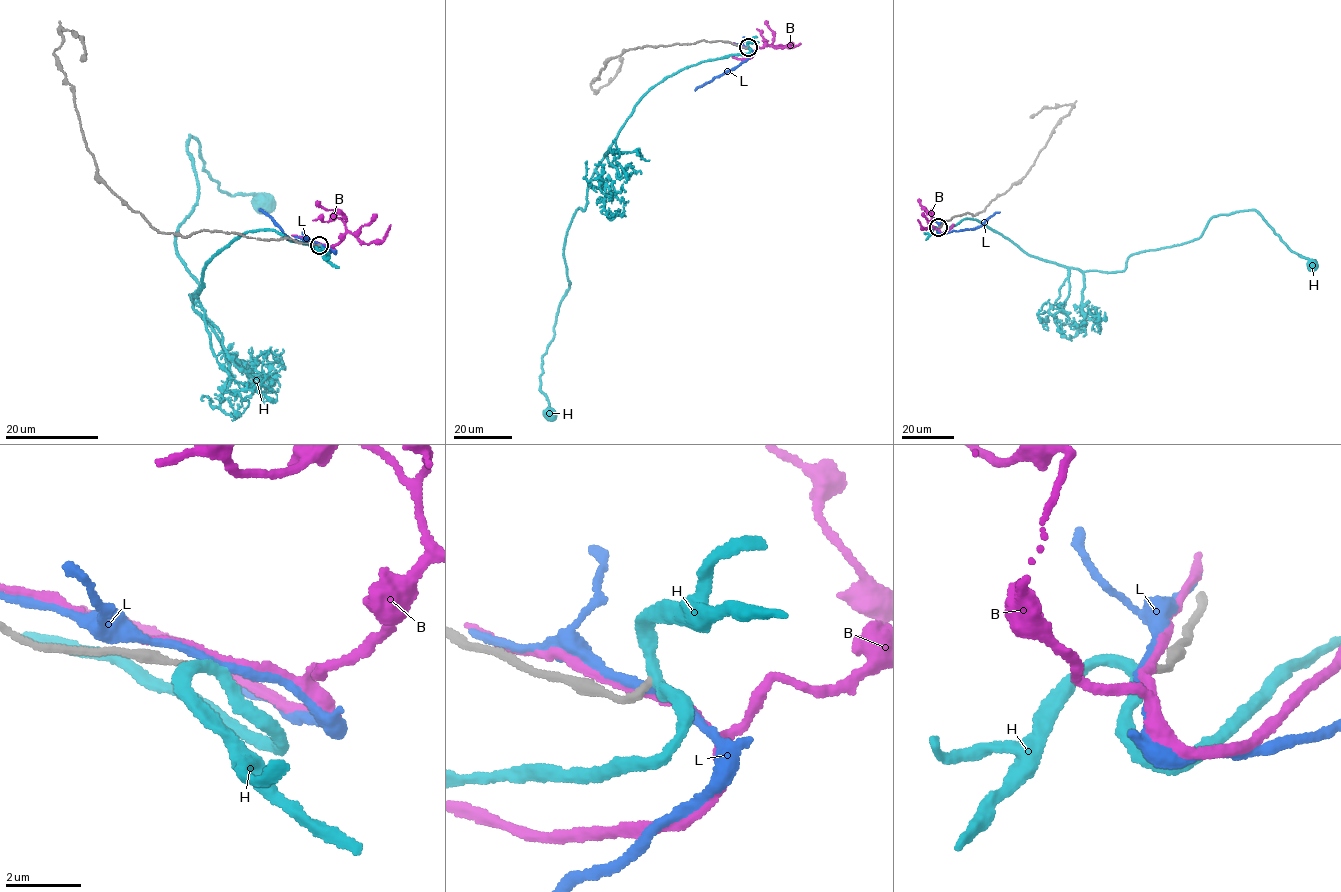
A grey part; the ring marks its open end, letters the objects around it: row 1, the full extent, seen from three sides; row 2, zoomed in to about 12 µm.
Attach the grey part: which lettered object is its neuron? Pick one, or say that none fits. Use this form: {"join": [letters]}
{"join": []}

